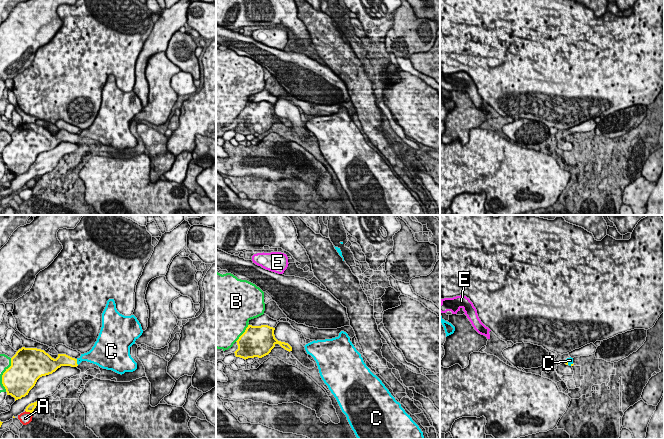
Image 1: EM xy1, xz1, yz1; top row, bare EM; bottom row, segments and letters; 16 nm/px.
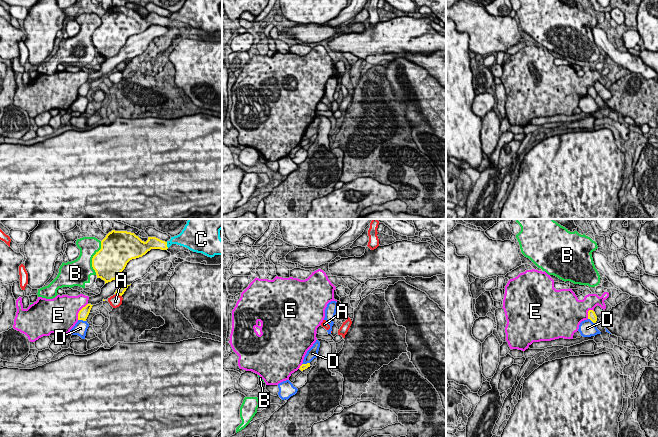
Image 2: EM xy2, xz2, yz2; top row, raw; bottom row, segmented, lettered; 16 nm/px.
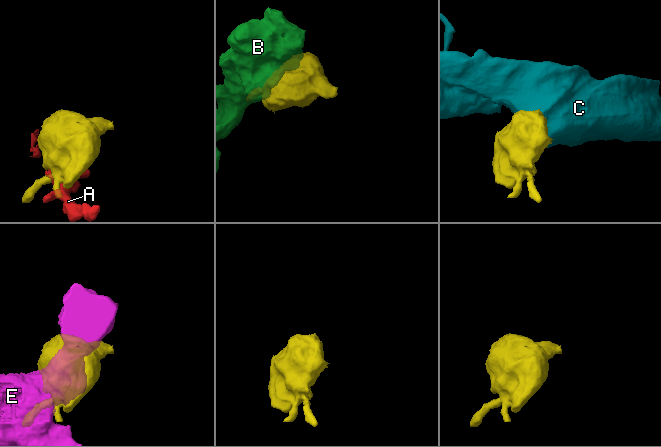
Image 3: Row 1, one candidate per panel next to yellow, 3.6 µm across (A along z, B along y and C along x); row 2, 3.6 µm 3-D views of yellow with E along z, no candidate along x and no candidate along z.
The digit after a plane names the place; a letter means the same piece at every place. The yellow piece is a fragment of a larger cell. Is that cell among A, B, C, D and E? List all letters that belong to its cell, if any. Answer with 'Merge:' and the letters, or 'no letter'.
Merge: C

